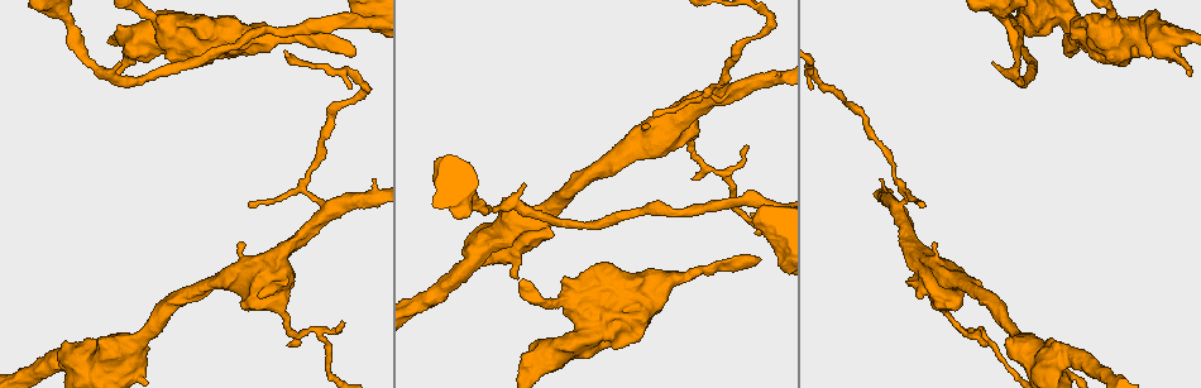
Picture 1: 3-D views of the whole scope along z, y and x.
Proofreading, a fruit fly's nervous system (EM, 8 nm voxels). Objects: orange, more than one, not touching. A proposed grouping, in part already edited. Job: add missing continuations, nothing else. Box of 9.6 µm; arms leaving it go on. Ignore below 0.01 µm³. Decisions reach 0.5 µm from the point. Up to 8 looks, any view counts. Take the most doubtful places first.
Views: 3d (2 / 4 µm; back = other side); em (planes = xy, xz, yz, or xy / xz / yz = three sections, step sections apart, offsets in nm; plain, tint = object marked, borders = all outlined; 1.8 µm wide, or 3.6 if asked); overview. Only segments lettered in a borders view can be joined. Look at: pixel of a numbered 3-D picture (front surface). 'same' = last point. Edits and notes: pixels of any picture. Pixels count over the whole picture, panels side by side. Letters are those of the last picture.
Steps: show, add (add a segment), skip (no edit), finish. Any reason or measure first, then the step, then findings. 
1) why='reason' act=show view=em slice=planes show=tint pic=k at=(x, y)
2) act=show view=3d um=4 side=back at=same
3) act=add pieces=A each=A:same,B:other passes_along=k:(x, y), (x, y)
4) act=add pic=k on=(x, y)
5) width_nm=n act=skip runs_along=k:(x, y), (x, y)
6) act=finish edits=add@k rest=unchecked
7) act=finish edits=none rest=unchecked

why='an open end' act=show view=em slice=yz step=8 show=borders pic=1 at=(755, 260)

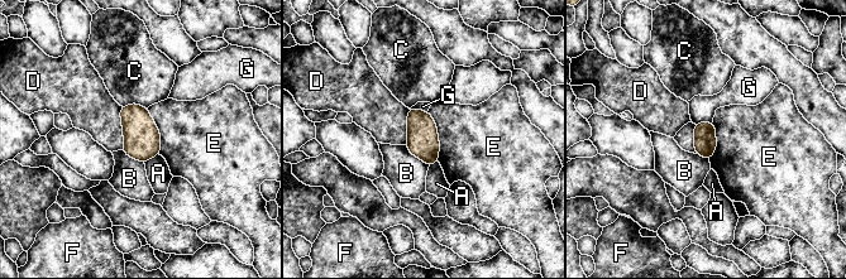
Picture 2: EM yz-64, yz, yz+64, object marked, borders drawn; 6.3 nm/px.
width_nm=140 act=skip each=A:other,B:other,C:other,D:other,E:other,F:other,G:other border=2:(426, 111), (436, 126), (438, 160) found='none of them fits'

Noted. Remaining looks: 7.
why='thick turns thin' act=show view=em um=3.6 slice=xz step=4 show=tint pic=1 at=(650, 294)

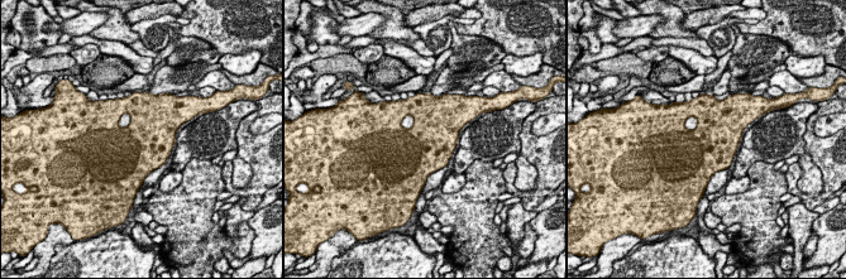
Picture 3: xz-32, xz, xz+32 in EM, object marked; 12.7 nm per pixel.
why='another direction' act=show view=em um=3.6 slice=yz step=16 show=borders at=same

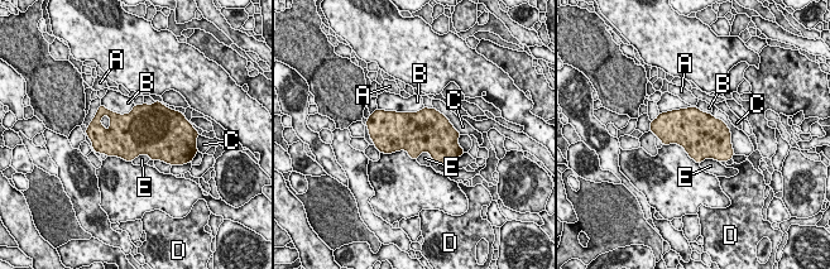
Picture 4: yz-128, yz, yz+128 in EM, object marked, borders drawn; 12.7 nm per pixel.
width_nm=500 longest_contact=B:600nm act=skip each=A:other,B:other,C:other,D:other,E:other found='none of them fits'

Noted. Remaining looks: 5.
why='thick turns thin' act=show view=em um=3.6 slice=xy step=4 show=tint pic=1 at=(557, 302)

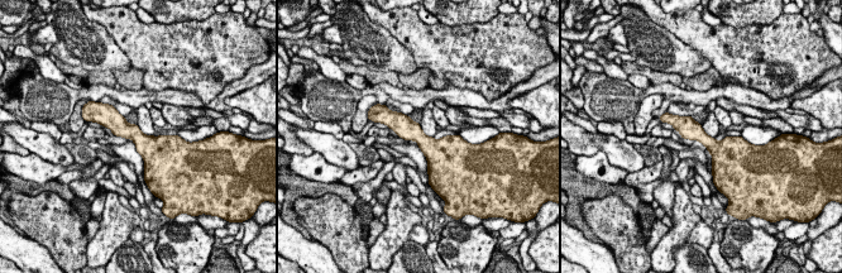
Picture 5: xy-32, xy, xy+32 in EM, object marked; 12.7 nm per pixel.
why='cut it another way' act=show view=em um=3.6 slice=planes show=borders at=same

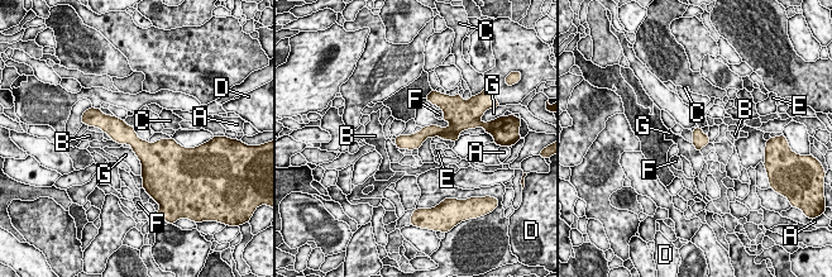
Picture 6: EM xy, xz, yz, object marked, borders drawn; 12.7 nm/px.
width_nm=190 act=skip each=A:other,B:other,C:other,D:other,E:other,F:other,G:other runs_along=6:(101, 123), (140, 148), (168, 147) found='no lettered segment goes on from it'

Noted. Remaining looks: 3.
act=finish edits=none rest=unchecked

